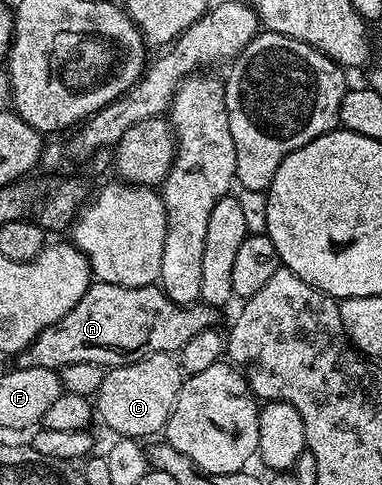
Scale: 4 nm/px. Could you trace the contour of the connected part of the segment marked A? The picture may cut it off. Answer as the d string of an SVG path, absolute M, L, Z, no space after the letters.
M92 282L91 288L49 329L40 333L33 342L27 346L26 351L20 351L17 356L18 366L21 367L53 367L61 369L65 365L73 365L77 361L93 361L103 364L104 368L120 367L126 363L132 363L143 359L146 355L153 353L165 353L166 351L178 353L185 345L197 337L206 327L215 327L218 324L220 312L216 308L206 305L192 305L182 307L173 301L163 292L162 287L152 285L150 287L122 287L112 283Z

